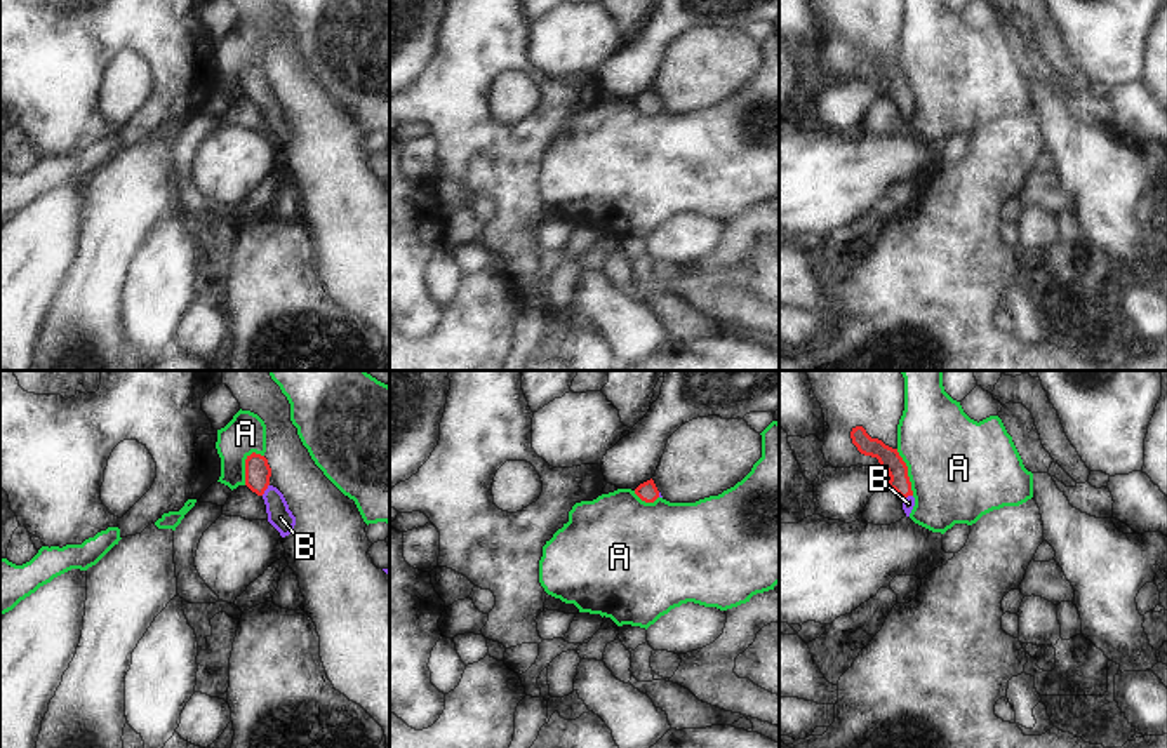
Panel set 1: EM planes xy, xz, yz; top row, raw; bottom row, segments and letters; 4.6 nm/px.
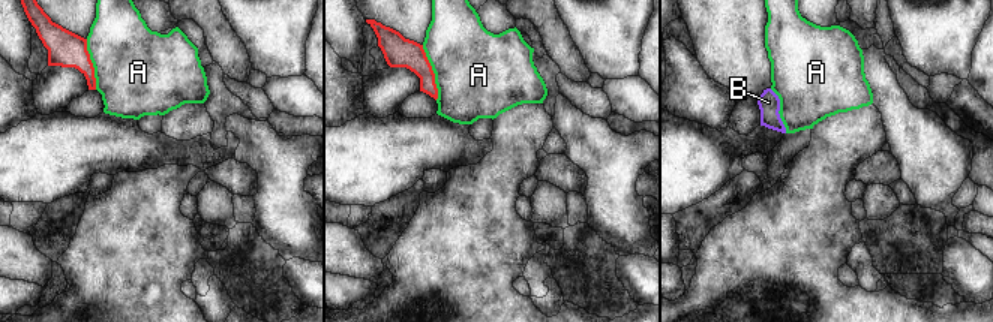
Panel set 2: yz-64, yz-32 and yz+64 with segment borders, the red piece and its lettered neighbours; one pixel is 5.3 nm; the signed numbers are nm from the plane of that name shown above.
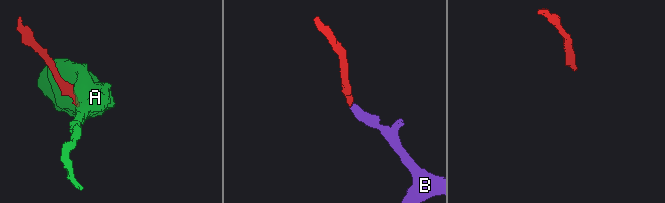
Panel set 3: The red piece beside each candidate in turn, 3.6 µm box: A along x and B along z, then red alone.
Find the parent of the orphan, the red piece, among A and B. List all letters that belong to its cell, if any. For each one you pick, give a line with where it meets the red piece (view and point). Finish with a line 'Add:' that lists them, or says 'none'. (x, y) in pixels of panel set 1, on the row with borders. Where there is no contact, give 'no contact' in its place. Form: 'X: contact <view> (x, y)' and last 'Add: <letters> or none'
B: contact yz (906, 496)
Add: B

